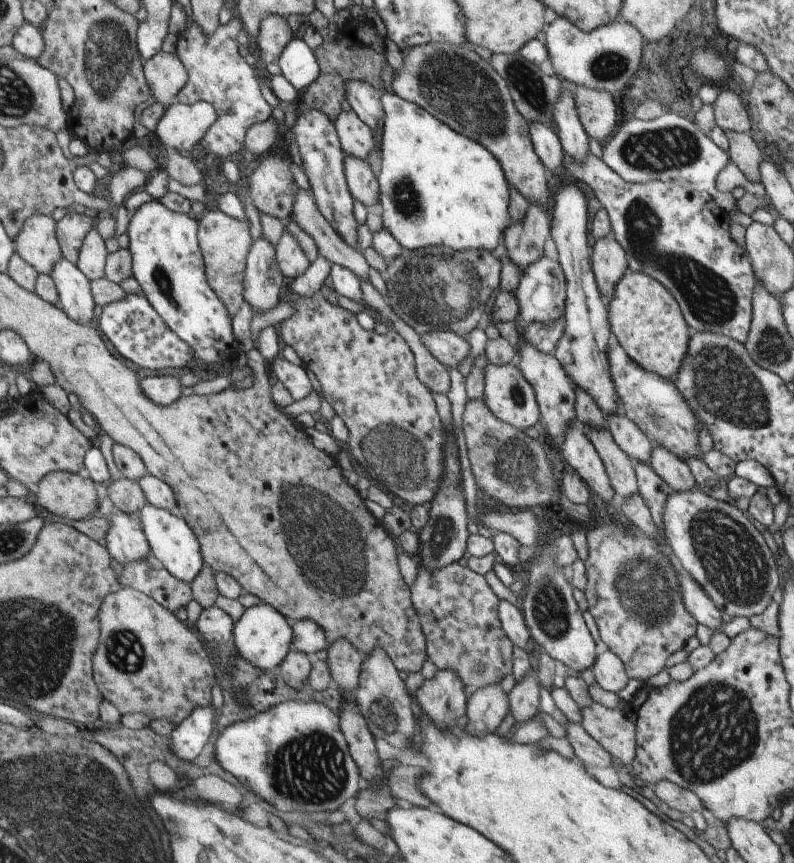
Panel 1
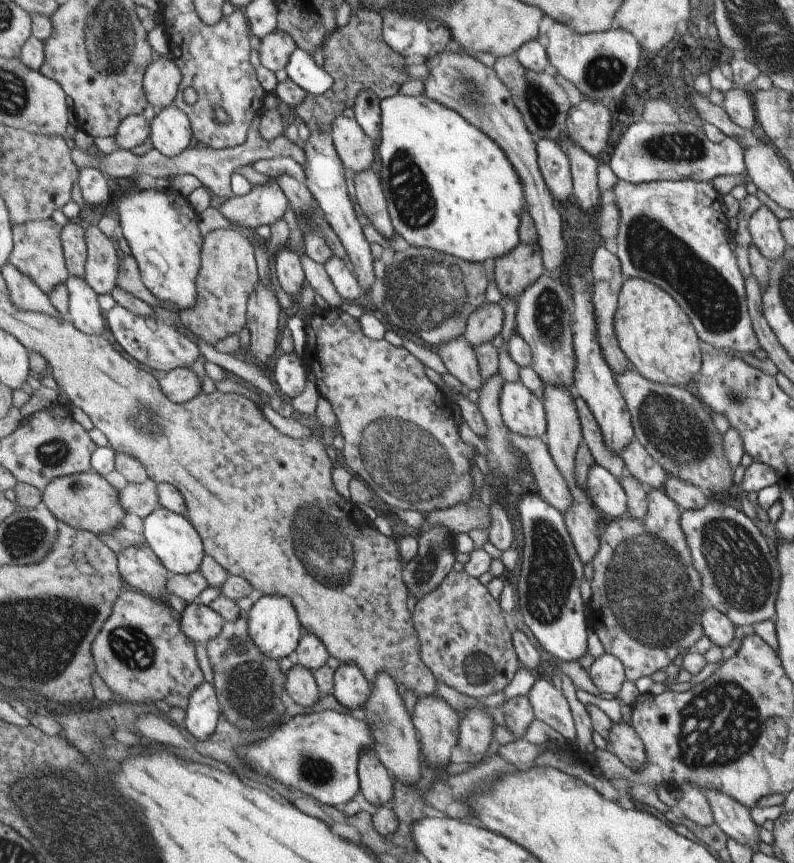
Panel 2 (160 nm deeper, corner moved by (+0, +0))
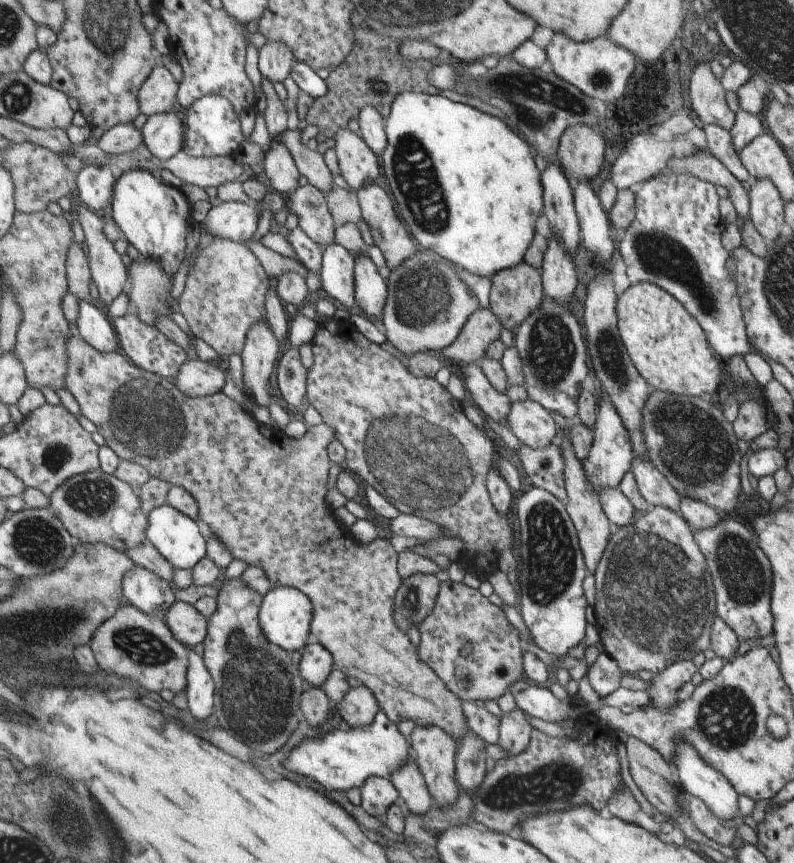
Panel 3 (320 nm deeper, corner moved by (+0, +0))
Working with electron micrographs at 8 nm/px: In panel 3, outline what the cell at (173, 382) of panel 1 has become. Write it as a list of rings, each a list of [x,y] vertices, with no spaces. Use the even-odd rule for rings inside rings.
[[[197,358],[185,362],[175,381],[189,397],[210,397],[220,392],[225,377],[226,372],[212,361]]]

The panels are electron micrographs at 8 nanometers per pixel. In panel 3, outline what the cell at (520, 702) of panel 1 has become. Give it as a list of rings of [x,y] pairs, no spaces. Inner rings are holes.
[[[517,708],[509,714],[501,715],[496,744],[506,754],[505,757],[517,756],[526,749],[532,729],[526,716]]]

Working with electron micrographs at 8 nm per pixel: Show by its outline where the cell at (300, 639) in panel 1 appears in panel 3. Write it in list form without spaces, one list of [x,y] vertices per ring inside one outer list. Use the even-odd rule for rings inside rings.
[[[311,639],[299,652],[298,671],[302,679],[306,680],[311,687],[321,688],[333,667],[329,651]]]

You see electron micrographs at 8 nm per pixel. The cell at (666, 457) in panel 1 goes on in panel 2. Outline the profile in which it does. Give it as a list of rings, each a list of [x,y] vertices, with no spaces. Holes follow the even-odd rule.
[[[667,476],[663,491],[681,511],[696,511],[708,502],[708,494],[703,490],[671,476]]]

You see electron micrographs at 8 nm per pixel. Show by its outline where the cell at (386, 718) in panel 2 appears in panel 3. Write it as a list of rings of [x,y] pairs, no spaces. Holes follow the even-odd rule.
[[[411,756],[408,762],[398,771],[391,773],[388,779],[398,792],[398,802],[405,812],[411,815],[424,815],[433,802],[416,766],[416,759]]]

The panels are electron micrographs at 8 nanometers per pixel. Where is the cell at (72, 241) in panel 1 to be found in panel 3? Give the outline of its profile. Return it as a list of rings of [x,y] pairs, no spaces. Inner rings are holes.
[[[75,244],[70,248],[67,264],[69,290],[81,301],[93,301],[91,296],[92,270],[85,247]]]

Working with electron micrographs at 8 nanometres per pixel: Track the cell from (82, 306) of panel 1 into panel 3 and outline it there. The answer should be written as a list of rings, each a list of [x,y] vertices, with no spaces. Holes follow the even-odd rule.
[[[80,301],[80,317],[76,325],[80,336],[102,353],[114,353],[119,348],[115,328],[103,308],[99,310],[89,301]]]

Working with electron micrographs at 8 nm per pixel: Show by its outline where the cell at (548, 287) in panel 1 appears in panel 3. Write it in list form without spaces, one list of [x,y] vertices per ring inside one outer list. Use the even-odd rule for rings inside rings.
[[[544,297],[542,303],[526,316],[516,327],[515,350],[522,364],[523,386],[527,393],[527,399],[540,404],[545,410],[555,412],[565,418],[573,418],[577,410],[578,394],[581,382],[587,376],[587,364],[585,364],[585,345],[581,342],[580,329],[573,315],[563,310],[564,306]]]

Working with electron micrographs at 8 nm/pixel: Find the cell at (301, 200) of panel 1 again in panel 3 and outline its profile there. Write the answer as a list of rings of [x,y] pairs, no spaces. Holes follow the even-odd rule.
[[[275,137],[269,142],[263,156],[262,172],[275,191],[281,194],[292,193],[298,186],[299,175],[292,156],[283,143],[275,141]]]

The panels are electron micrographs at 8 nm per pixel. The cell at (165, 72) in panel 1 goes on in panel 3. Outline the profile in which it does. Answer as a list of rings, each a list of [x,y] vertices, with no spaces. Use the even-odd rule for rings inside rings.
[[[165,66],[157,67],[144,82],[140,91],[140,109],[148,117],[157,113],[169,113],[178,102],[180,84]]]

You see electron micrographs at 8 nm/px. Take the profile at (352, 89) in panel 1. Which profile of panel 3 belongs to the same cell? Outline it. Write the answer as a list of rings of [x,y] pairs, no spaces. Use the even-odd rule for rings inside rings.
[[[366,106],[360,110],[356,119],[363,142],[377,156],[381,155],[386,145],[385,122],[382,116],[373,107]]]

